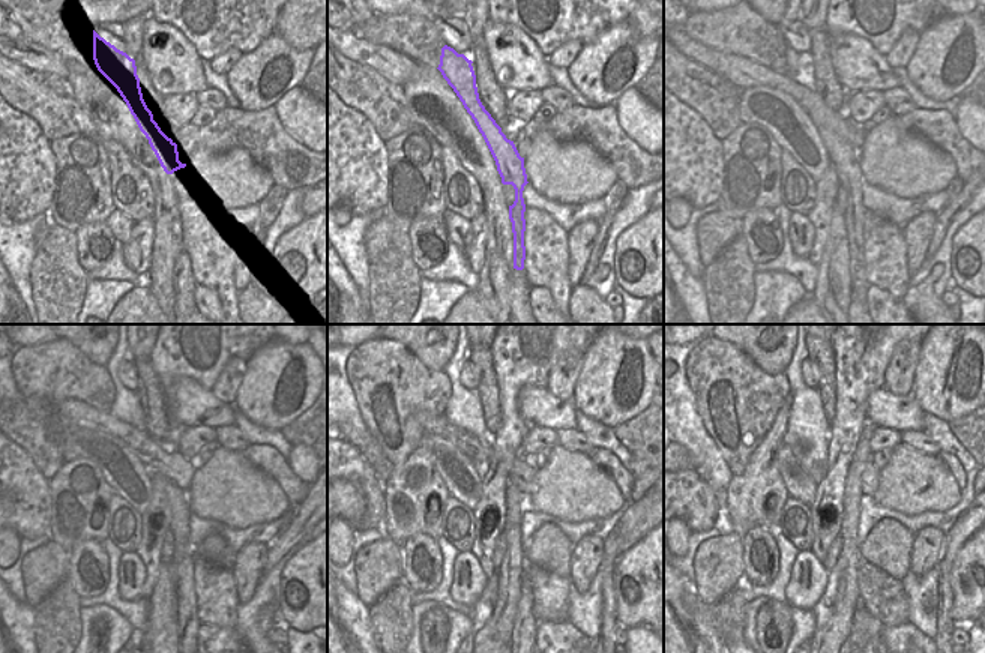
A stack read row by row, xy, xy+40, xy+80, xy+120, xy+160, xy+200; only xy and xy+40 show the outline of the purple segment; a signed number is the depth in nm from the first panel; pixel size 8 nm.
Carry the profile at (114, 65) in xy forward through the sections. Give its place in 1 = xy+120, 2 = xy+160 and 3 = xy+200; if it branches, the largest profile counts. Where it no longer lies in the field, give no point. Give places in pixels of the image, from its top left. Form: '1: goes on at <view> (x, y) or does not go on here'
1: goes on at xy+120 (188, 623)
2: goes on at xy+160 (524, 623)
3: goes on at xy+200 (858, 629)

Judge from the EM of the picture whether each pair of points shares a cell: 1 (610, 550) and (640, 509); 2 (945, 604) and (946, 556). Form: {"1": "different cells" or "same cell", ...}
{"1": "same cell", "2": "same cell"}

